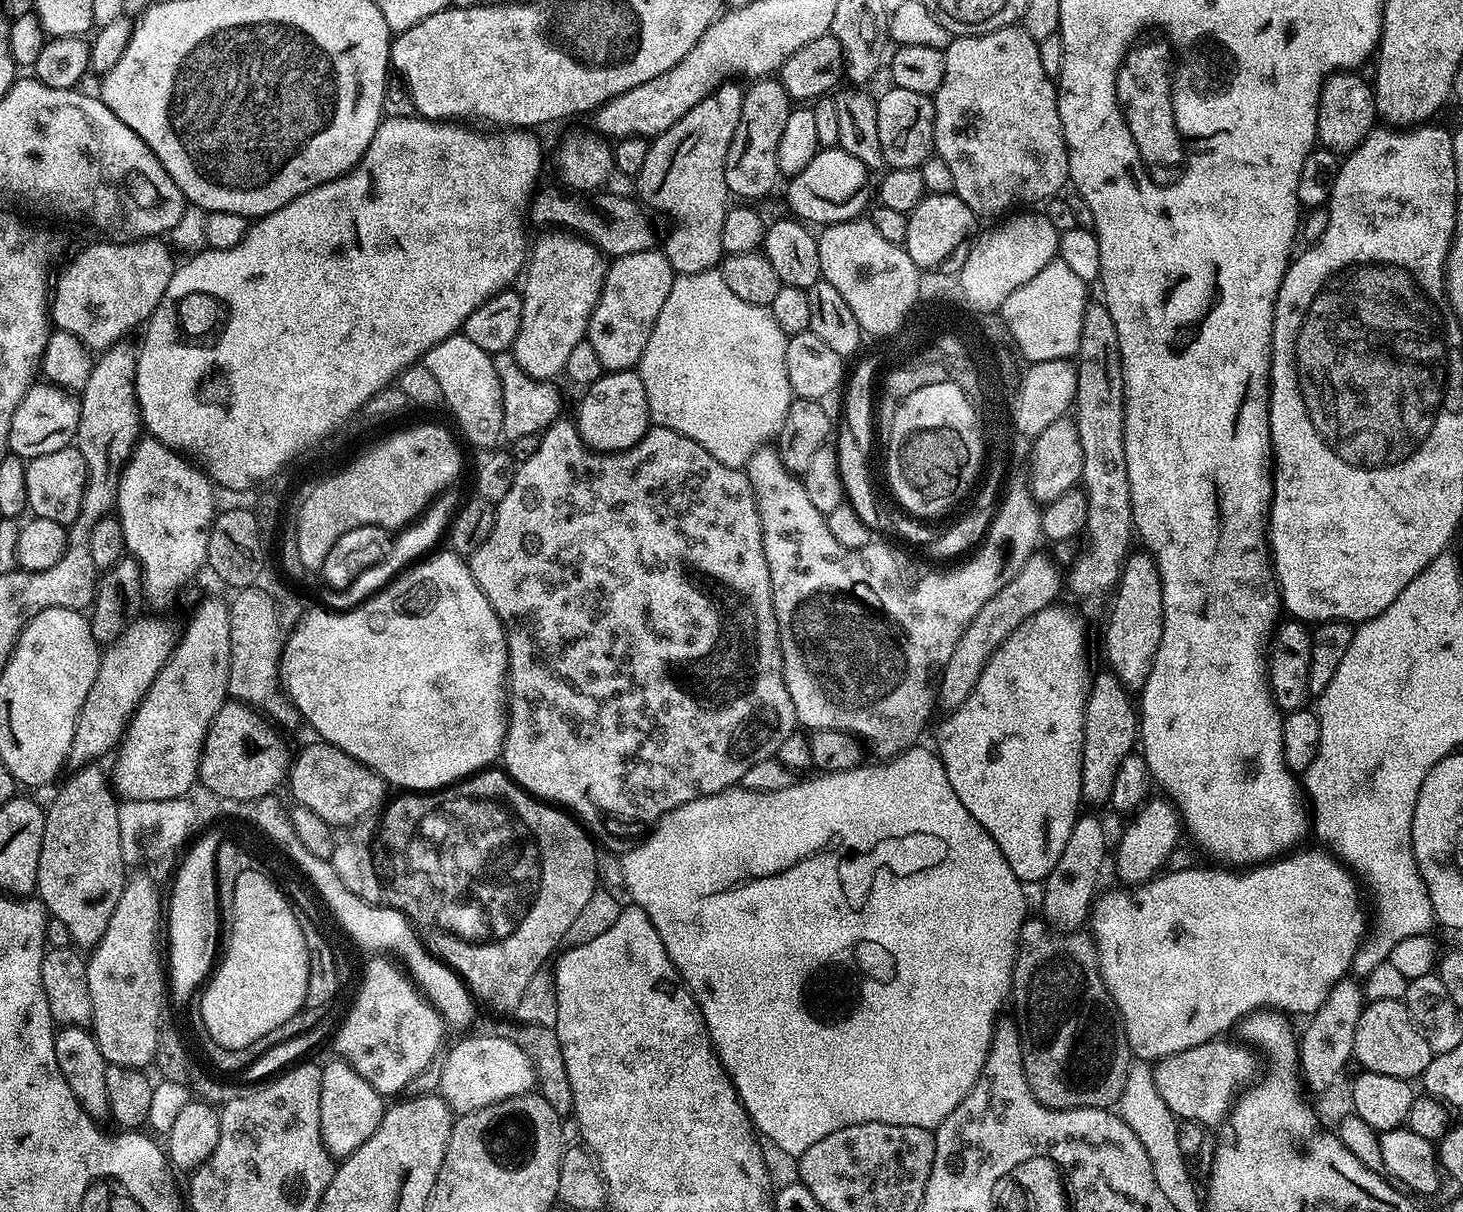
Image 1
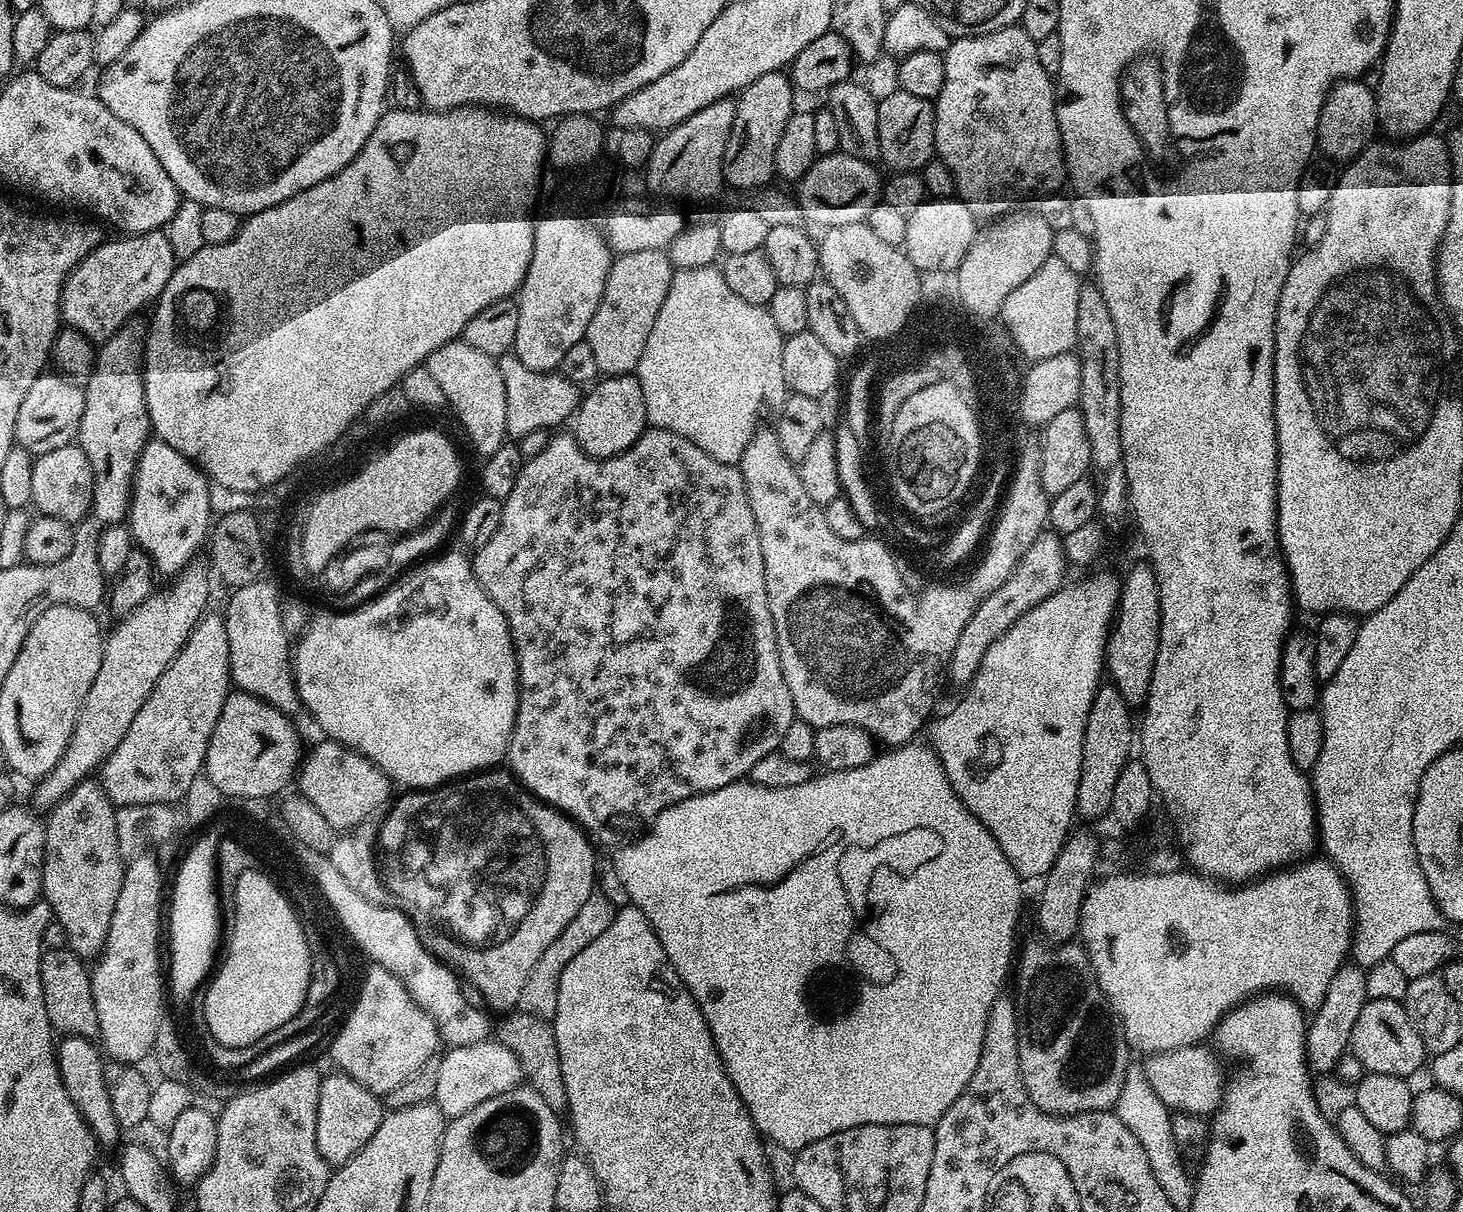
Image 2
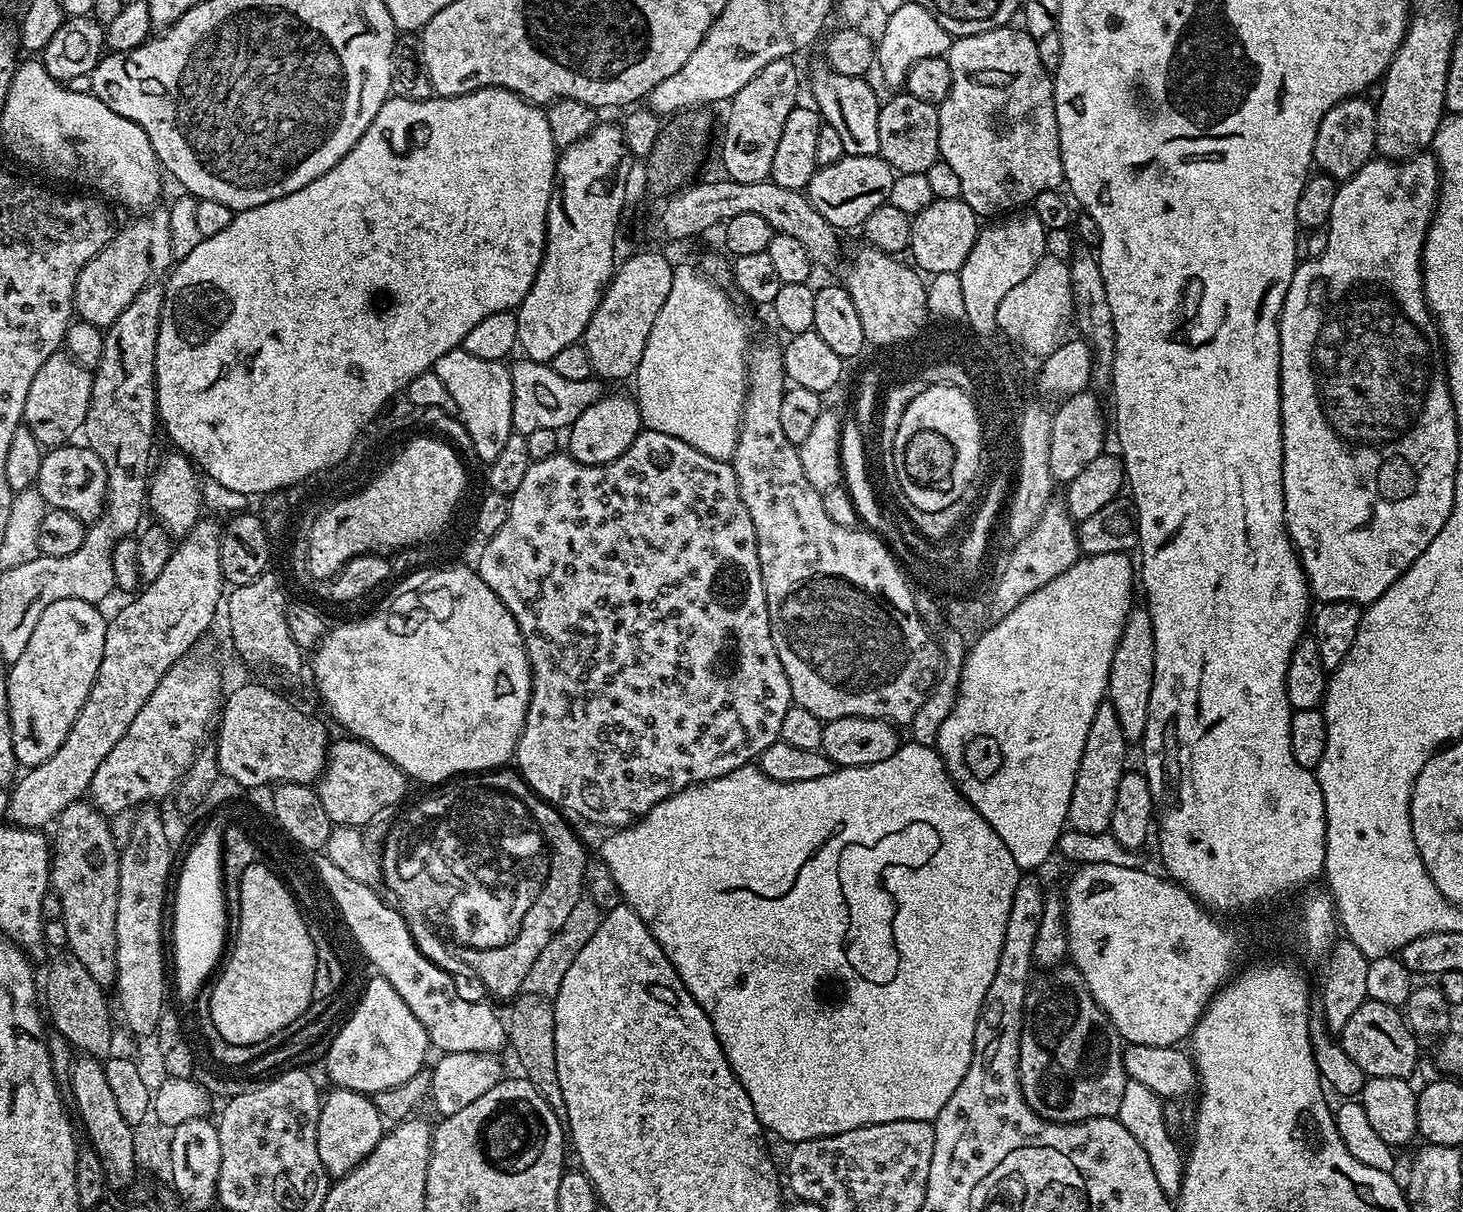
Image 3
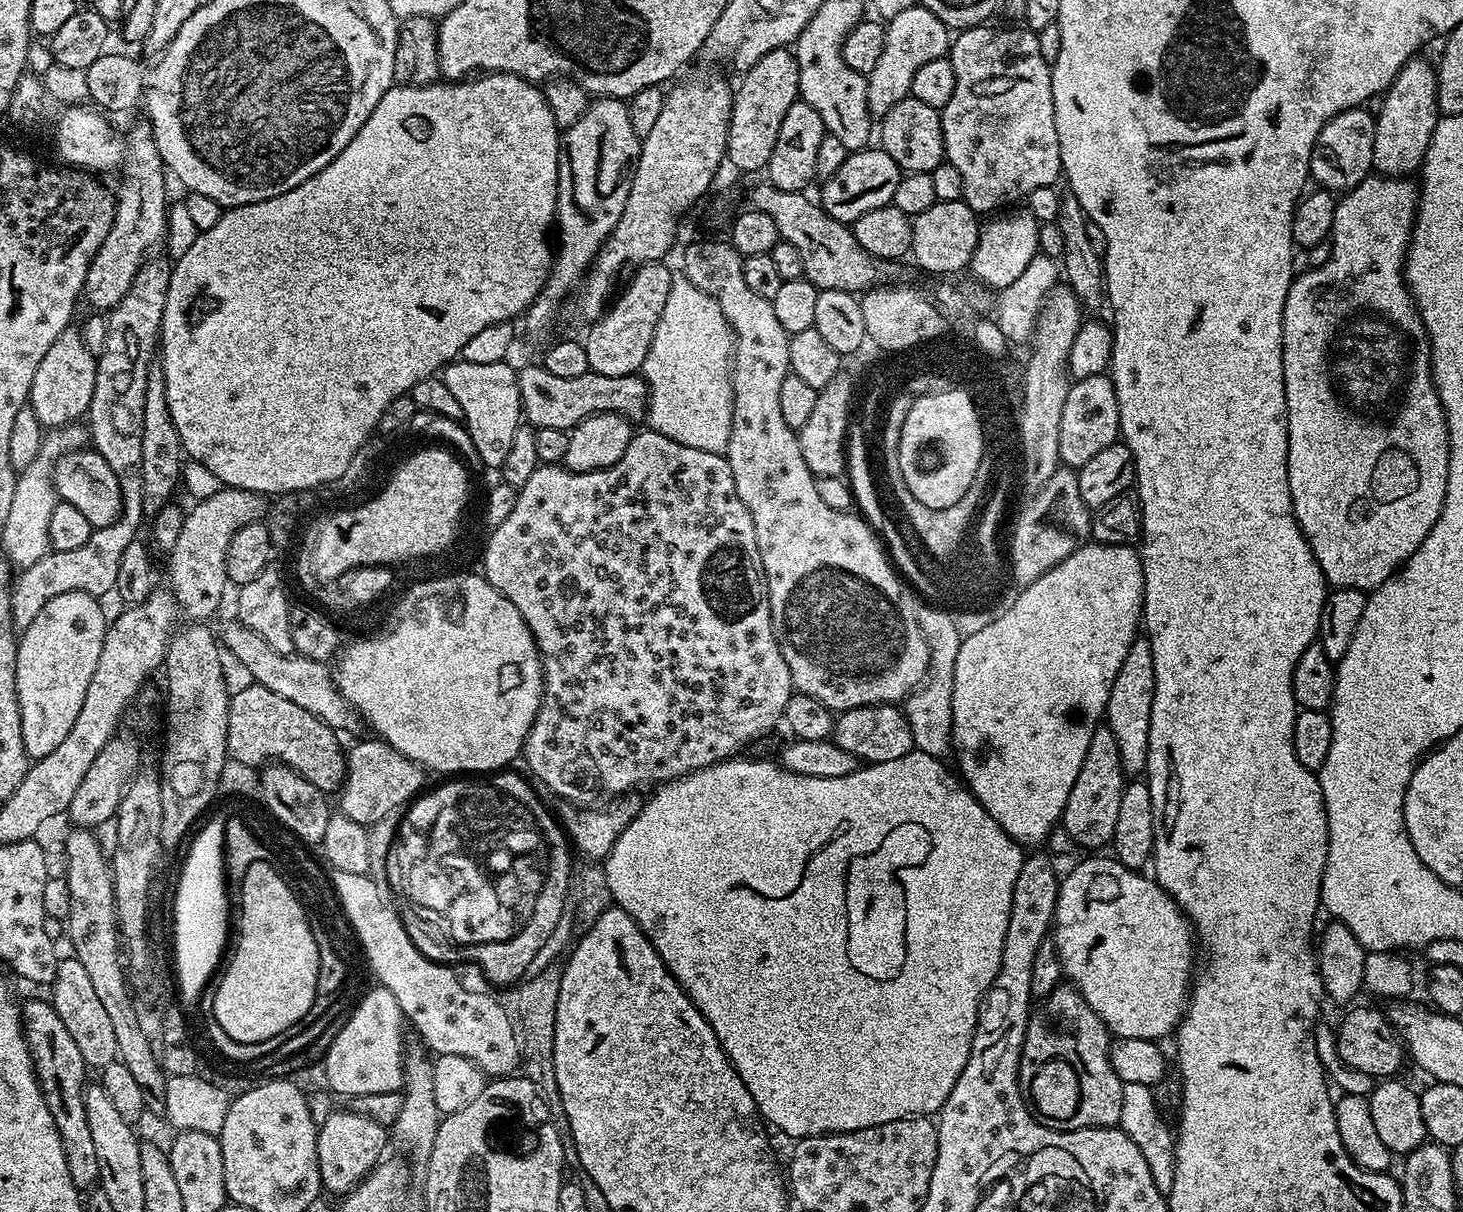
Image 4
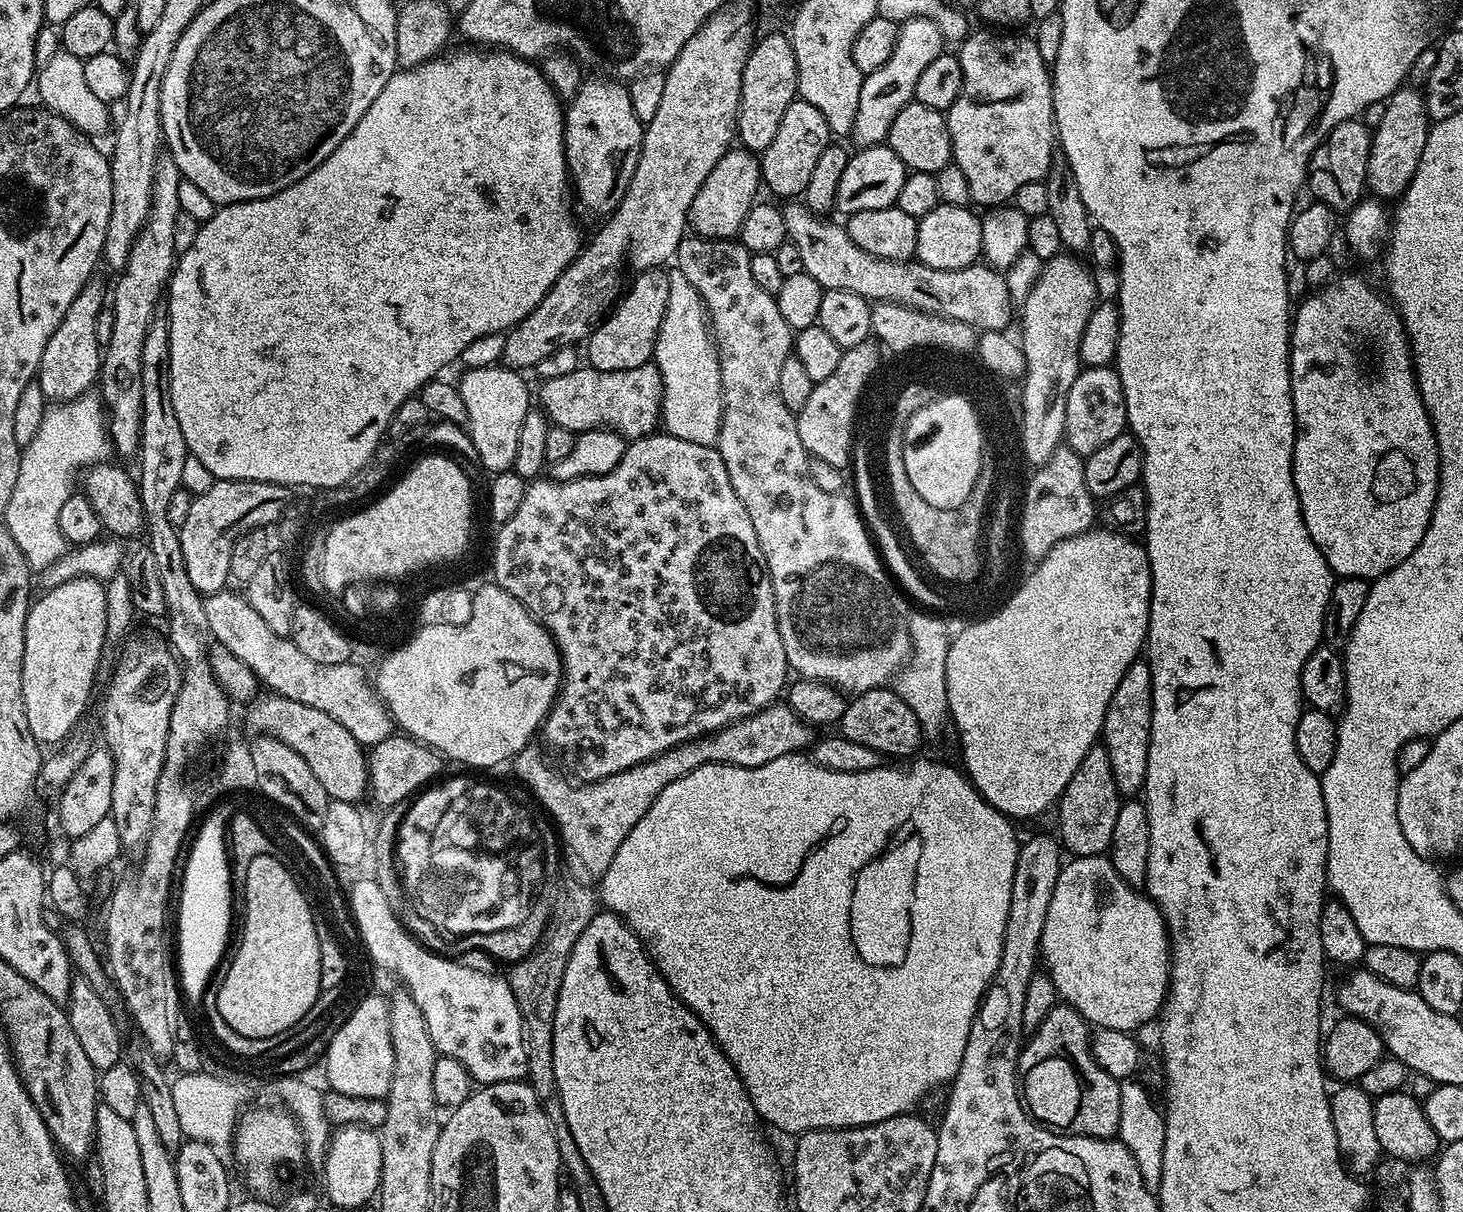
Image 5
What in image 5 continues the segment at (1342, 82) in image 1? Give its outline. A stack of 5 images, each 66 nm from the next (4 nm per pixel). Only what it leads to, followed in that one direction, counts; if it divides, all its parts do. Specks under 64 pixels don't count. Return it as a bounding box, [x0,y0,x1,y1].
[1306,119,1372,214]

